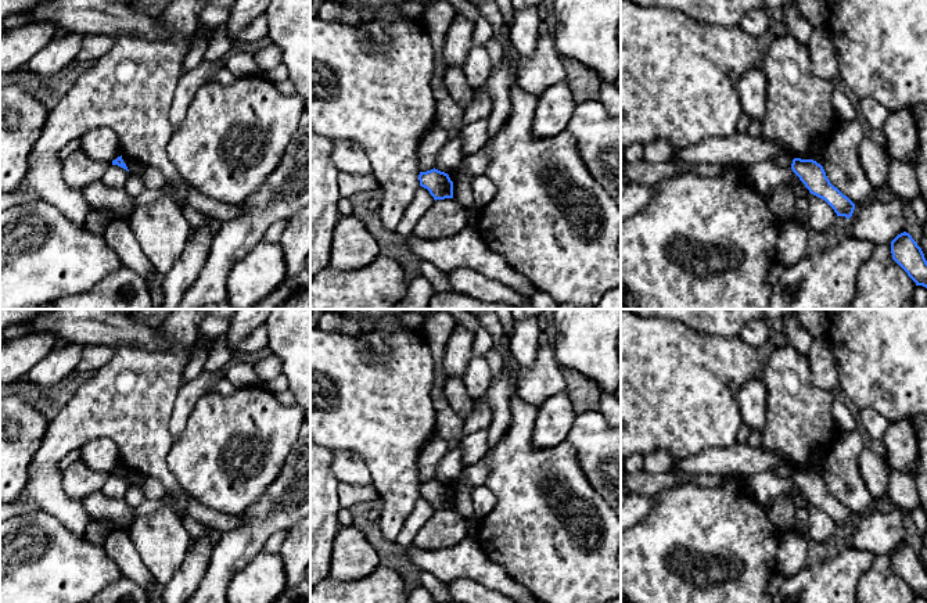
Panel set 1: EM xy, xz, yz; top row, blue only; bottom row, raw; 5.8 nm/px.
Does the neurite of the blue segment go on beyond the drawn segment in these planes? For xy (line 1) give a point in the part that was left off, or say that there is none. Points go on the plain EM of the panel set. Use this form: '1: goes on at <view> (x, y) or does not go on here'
1: does not go on here

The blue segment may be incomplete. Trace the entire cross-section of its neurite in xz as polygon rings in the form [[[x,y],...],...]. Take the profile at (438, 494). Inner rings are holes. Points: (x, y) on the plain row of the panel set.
[[[438,480],[420,482],[420,496],[427,499],[434,510],[453,509],[453,492],[449,485]]]

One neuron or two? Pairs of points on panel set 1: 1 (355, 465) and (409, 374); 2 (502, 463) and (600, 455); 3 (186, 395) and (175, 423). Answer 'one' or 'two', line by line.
1: two
2: two
3: one

